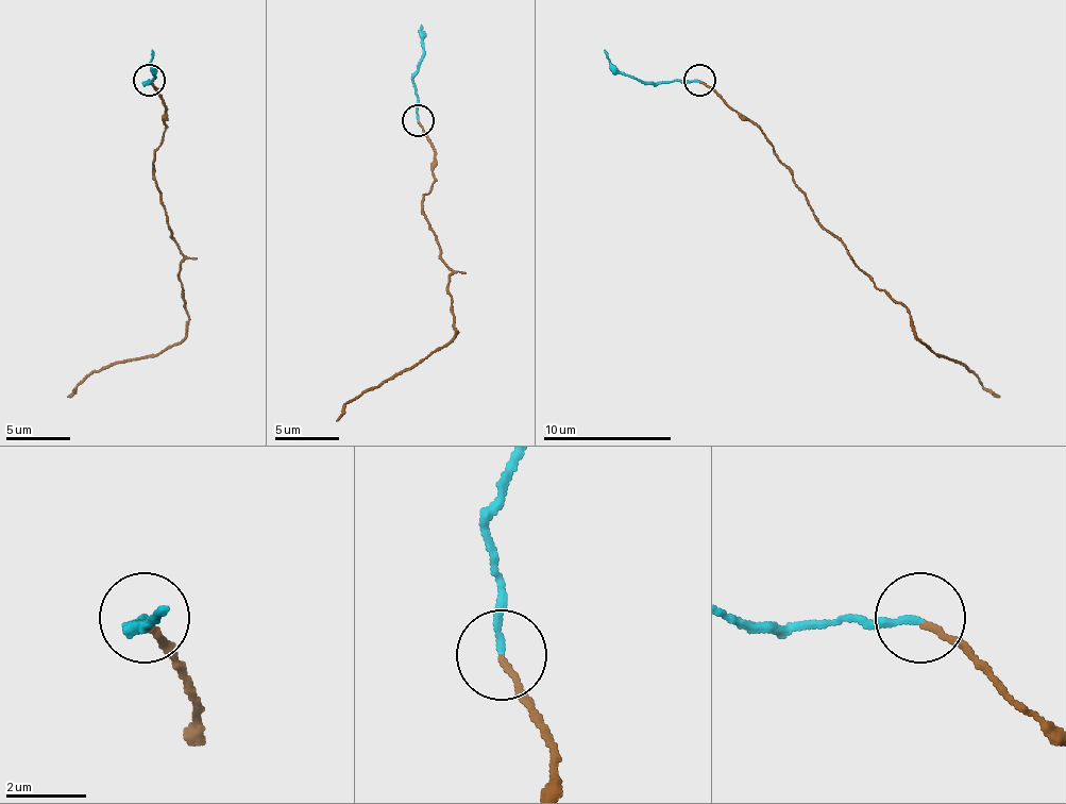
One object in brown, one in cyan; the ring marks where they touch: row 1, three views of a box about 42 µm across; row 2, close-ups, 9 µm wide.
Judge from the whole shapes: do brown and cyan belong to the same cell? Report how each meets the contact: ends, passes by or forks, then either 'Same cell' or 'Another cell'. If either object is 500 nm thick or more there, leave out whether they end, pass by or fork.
At the ring brown ends. At the ring cyan ends. Another cell

